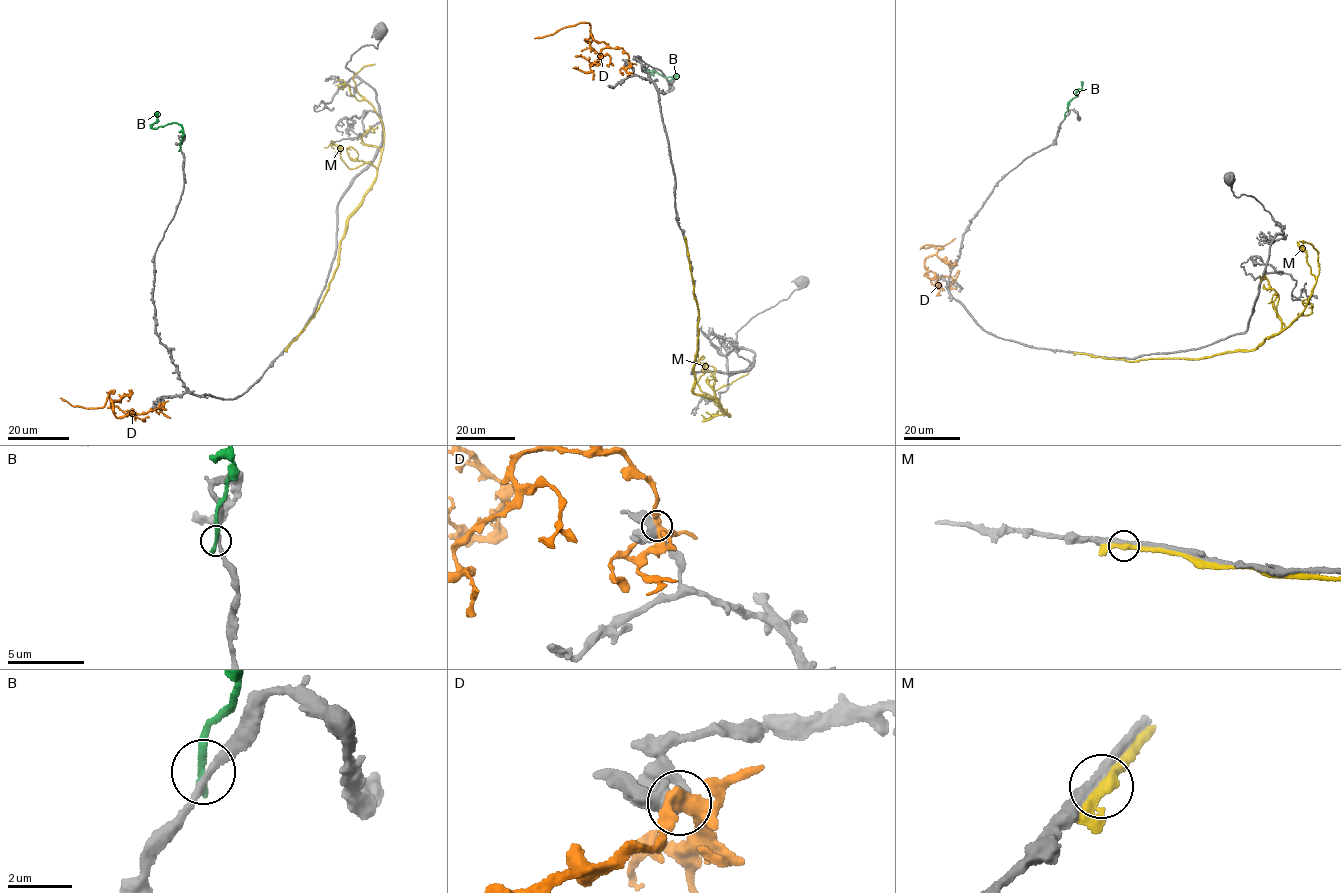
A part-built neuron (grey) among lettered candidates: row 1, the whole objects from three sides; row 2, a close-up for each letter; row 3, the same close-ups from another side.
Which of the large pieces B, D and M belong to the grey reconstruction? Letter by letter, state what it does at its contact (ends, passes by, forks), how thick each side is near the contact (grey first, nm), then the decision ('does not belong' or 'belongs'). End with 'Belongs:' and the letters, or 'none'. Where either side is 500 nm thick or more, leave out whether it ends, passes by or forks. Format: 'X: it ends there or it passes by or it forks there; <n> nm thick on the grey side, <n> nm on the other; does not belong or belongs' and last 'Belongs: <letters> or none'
B: it ends there; 220 nm thick on the grey side, 320 nm on the other; does not belong
D: it forks there; 480 nm thick on the grey side, 360 nm on the other; does not belong
M: it passes by; 320 nm thick on the grey side, 320 nm on the other; does not belong
Belongs: none

